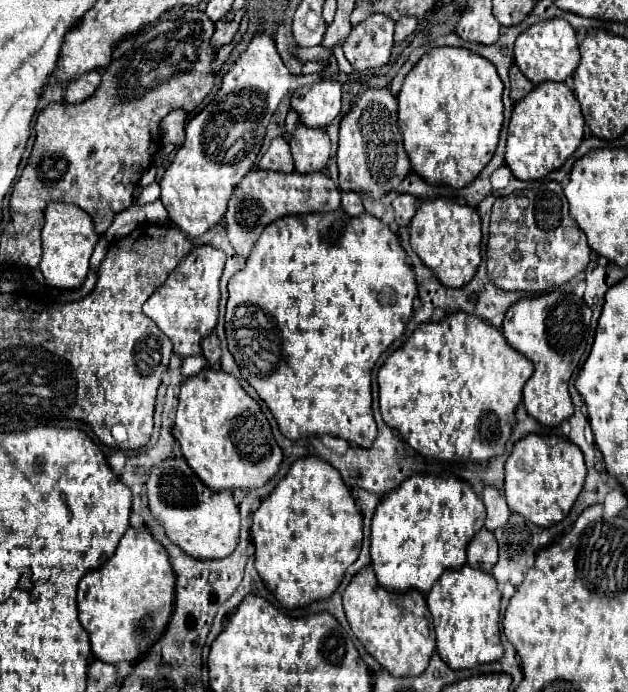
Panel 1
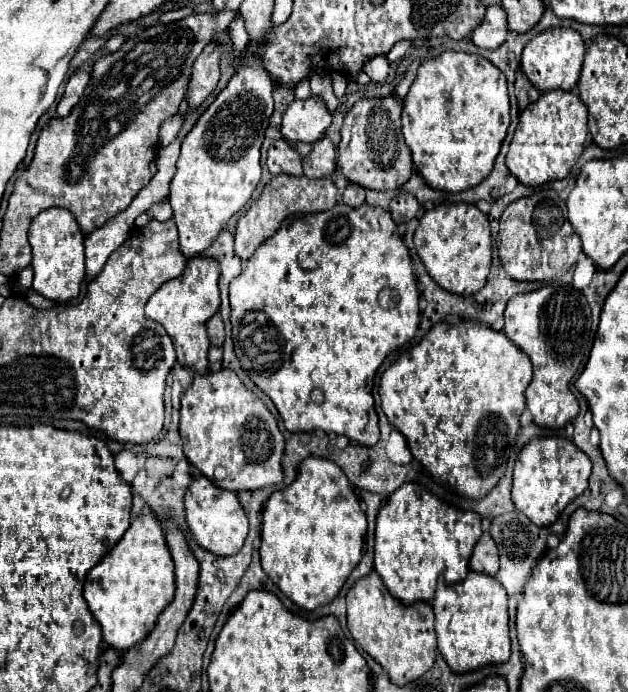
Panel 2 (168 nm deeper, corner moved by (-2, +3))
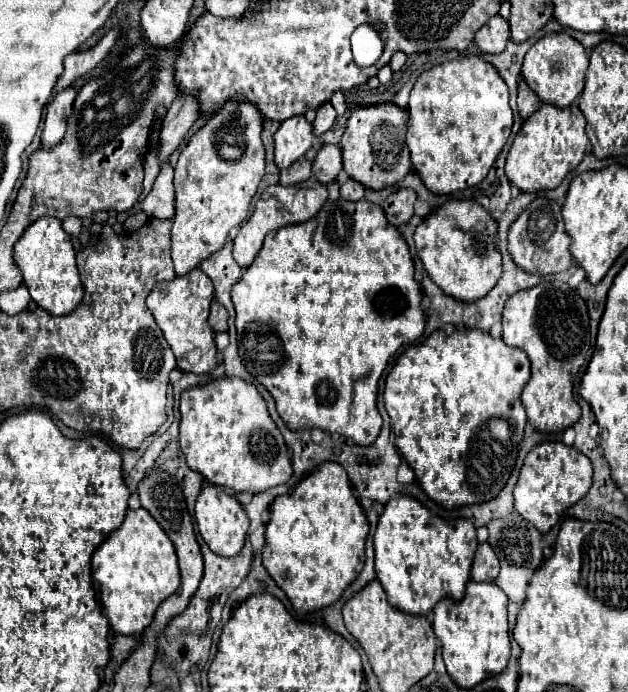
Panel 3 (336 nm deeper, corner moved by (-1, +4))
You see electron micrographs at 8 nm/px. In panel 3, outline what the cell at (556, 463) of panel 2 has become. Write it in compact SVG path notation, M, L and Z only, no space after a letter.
M544 442L530 450L520 470L520 478L514 488L514 506L522 518L538 528L538 532L546 534L558 518L574 506L592 484L592 464L590 460L572 446L562 442Z

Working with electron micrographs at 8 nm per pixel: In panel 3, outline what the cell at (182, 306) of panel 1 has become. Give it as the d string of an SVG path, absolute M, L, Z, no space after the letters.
M200 268L190 270L186 276L176 276L172 282L158 282L146 298L146 304L154 314L154 320L158 322L160 330L164 332L164 338L168 340L176 356L178 370L182 372L208 374L218 364L214 332L208 324L208 308L212 298L214 288L210 284L210 278Z

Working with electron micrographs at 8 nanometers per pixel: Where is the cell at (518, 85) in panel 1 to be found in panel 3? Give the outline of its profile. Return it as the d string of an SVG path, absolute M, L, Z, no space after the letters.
M520 80L520 86L518 86L518 110L520 110L520 116L522 118L528 118L532 116L538 108L540 108L540 98L528 88L528 84L524 80Z

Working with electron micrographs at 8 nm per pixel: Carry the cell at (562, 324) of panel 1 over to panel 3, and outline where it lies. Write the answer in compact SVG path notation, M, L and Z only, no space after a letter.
M542 280L542 284L508 298L502 314L502 340L522 348L532 364L532 378L522 390L522 404L528 422L540 432L564 432L580 420L580 406L574 400L574 374L586 362L592 342L588 310L584 300L568 284Z

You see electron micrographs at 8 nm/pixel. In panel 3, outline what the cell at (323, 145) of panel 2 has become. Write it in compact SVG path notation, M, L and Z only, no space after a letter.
M324 144L318 150L316 160L312 162L314 178L318 182L322 182L322 184L330 184L330 182L336 182L340 170L342 170L342 152L340 152L340 146Z

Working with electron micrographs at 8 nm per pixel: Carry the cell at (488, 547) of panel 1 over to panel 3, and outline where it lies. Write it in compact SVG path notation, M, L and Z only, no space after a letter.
M488 542L480 544L476 550L476 556L474 556L470 578L474 582L494 582L498 576L498 570L500 570L498 558L496 558L494 550L490 548L490 544Z

